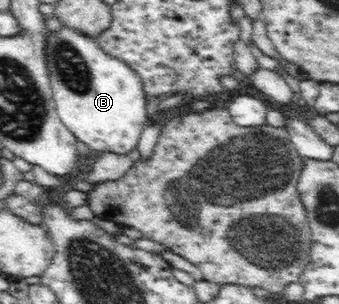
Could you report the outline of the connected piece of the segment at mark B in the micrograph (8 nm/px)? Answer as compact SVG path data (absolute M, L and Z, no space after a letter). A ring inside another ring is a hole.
M61 25L58 30L48 30L46 42L46 65L51 69L51 87L61 121L87 149L120 153L135 161L139 137L150 121L140 75L103 52L96 39L72 28Z

